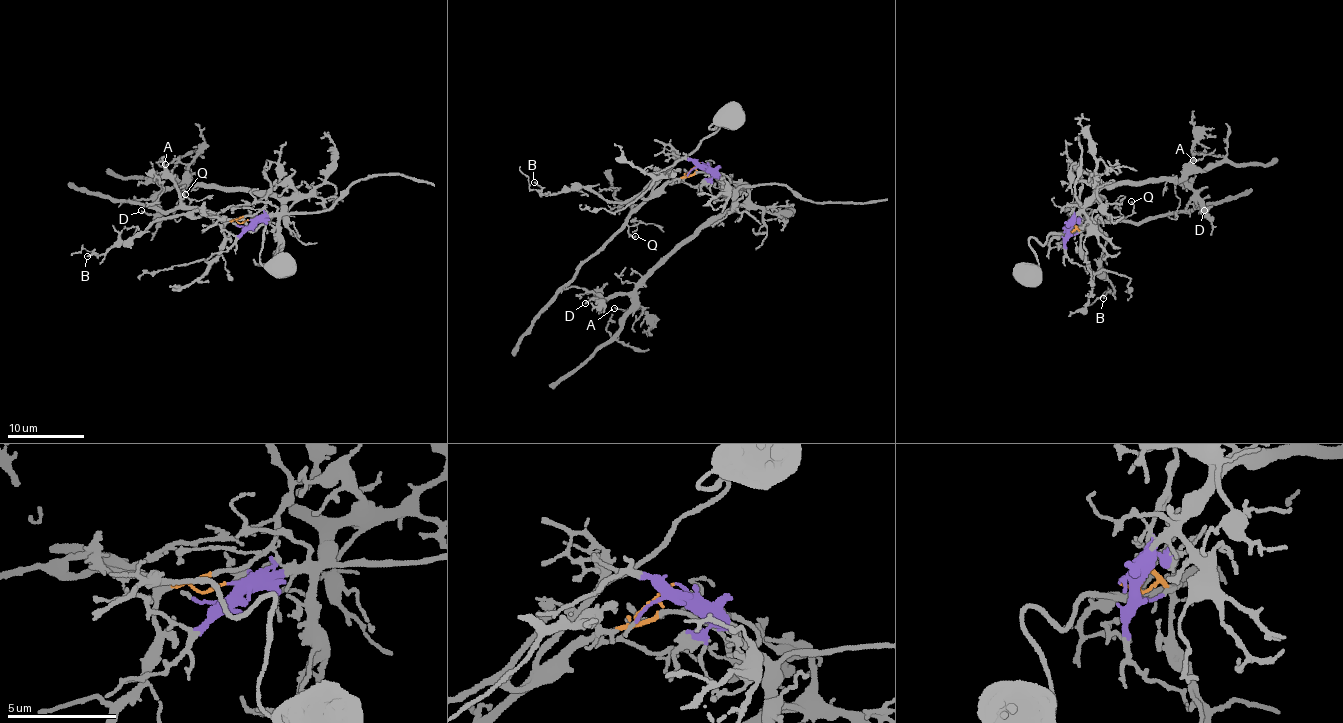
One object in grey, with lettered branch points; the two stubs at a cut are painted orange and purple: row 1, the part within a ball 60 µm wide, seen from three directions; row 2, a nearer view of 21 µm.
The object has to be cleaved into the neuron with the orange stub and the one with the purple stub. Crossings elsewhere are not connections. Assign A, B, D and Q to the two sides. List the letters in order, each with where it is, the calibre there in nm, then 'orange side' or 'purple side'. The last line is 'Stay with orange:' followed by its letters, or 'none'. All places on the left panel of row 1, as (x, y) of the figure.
A: place (165, 164); calibre 100 nm; purple side
B: place (87, 256); calibre 130 nm; orange side
D: place (141, 210); calibre 140 nm; purple side
Q: place (185, 194); calibre 120 nm; orange side
Stay with orange: B, Q

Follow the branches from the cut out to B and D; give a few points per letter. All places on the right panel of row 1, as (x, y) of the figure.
B: (1063, 230), (1101, 229), (1099, 232), (1106, 235), (1101, 269), (1114, 291), (1104, 298)
D: (1063, 229), (1094, 194), (1106, 186), (1108, 190), (1123, 183), (1183, 179), (1202, 207), (1200, 212), (1203, 209)

